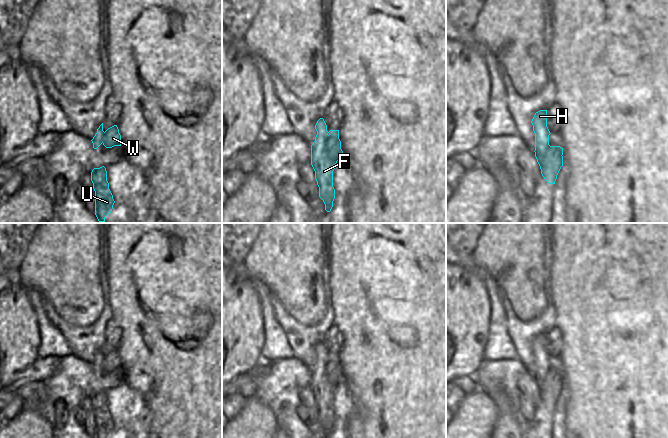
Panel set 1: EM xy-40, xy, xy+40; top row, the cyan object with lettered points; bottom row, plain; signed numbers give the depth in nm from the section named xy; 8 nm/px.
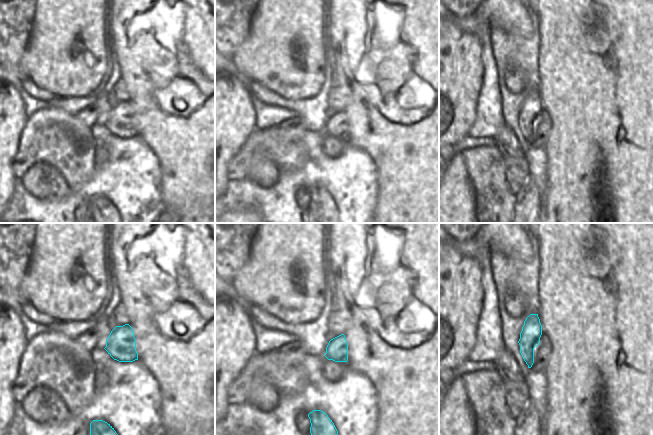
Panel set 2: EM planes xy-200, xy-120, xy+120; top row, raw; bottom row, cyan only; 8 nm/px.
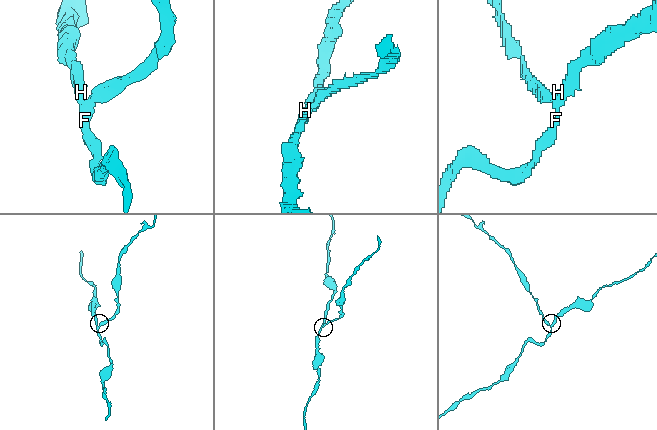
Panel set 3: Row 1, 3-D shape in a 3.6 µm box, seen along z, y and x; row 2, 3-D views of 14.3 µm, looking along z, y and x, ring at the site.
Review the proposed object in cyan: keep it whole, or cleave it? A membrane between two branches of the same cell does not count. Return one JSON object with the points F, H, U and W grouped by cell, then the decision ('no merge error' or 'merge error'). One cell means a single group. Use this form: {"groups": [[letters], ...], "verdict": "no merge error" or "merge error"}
{"groups": [["F", "H", "U"], ["W"]], "verdict": "merge error"}

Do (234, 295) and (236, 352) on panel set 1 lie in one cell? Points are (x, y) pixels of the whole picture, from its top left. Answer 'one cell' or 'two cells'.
one cell

